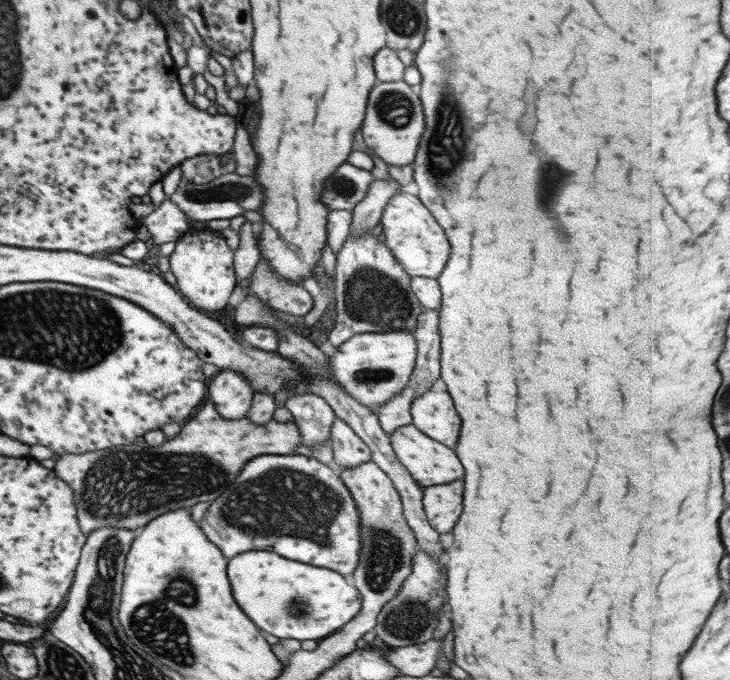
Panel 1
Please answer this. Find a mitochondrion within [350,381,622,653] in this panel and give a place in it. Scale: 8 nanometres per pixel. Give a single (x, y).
(385, 556)

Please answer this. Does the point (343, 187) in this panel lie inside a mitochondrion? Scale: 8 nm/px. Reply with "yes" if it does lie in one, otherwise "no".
yes

